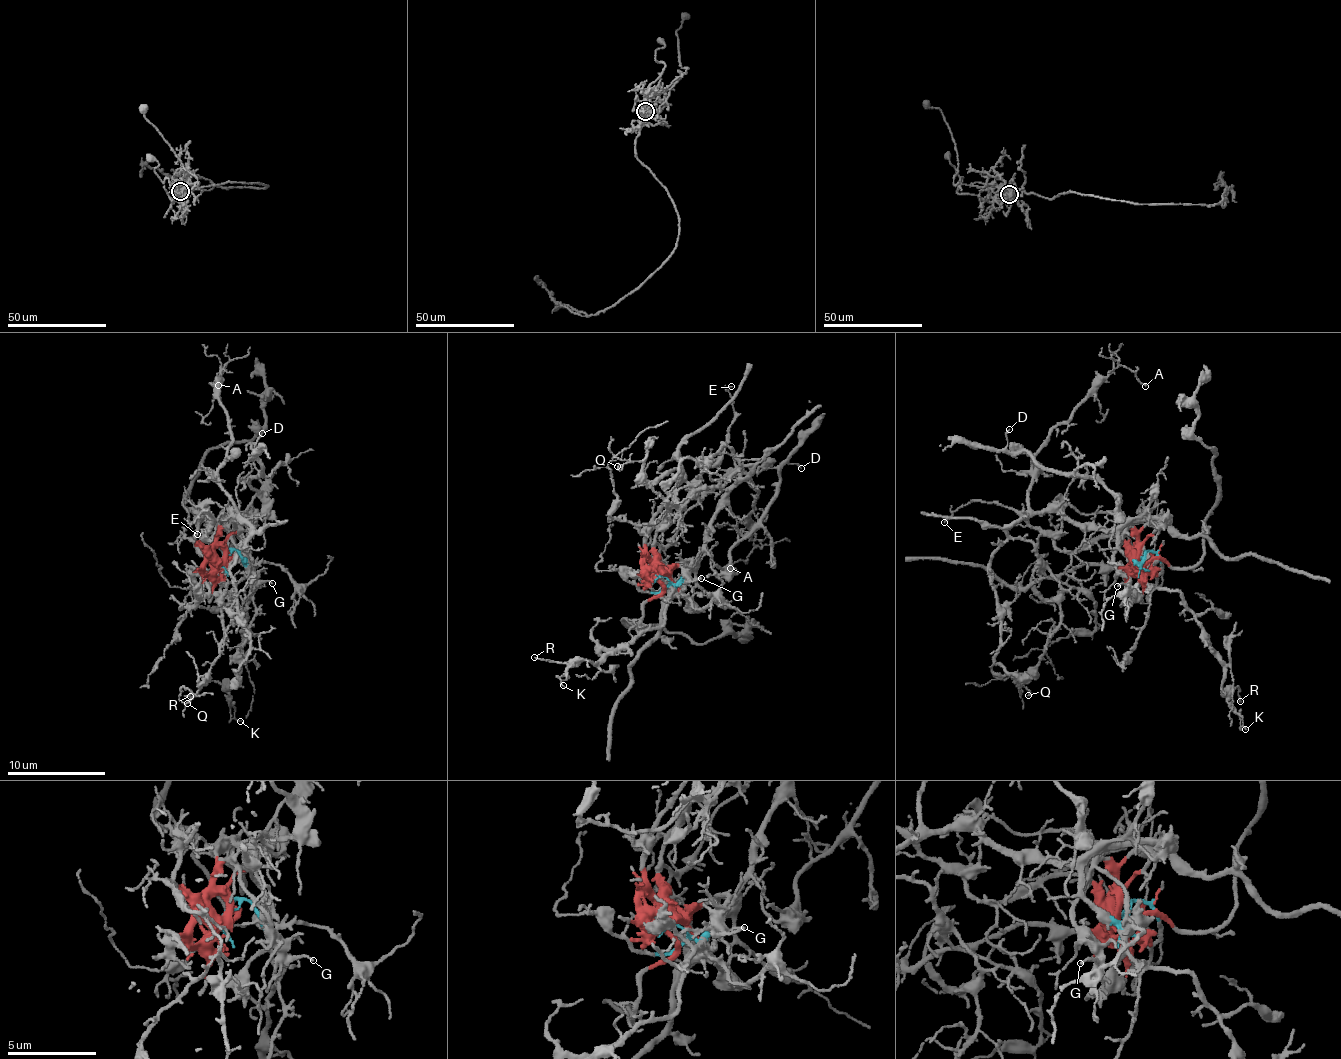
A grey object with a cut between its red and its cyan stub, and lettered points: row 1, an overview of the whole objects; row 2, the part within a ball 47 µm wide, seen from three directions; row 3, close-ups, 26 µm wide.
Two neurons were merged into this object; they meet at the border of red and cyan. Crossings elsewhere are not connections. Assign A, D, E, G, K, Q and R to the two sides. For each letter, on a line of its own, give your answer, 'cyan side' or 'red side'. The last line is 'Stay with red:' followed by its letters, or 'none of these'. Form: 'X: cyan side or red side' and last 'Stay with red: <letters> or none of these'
A: cyan side
D: cyan side
E: red side
G: red side
K: cyan side
Q: cyan side
R: cyan side
Stay with red: E, G

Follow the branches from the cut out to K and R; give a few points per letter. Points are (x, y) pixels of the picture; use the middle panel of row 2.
K: (659, 574), (674, 584), (666, 601), (663, 623), (593, 664), (584, 659), (575, 665), (561, 681), (563, 686)
R: (659, 574), (674, 584), (666, 601), (663, 623), (593, 664), (557, 663), (534, 656)

